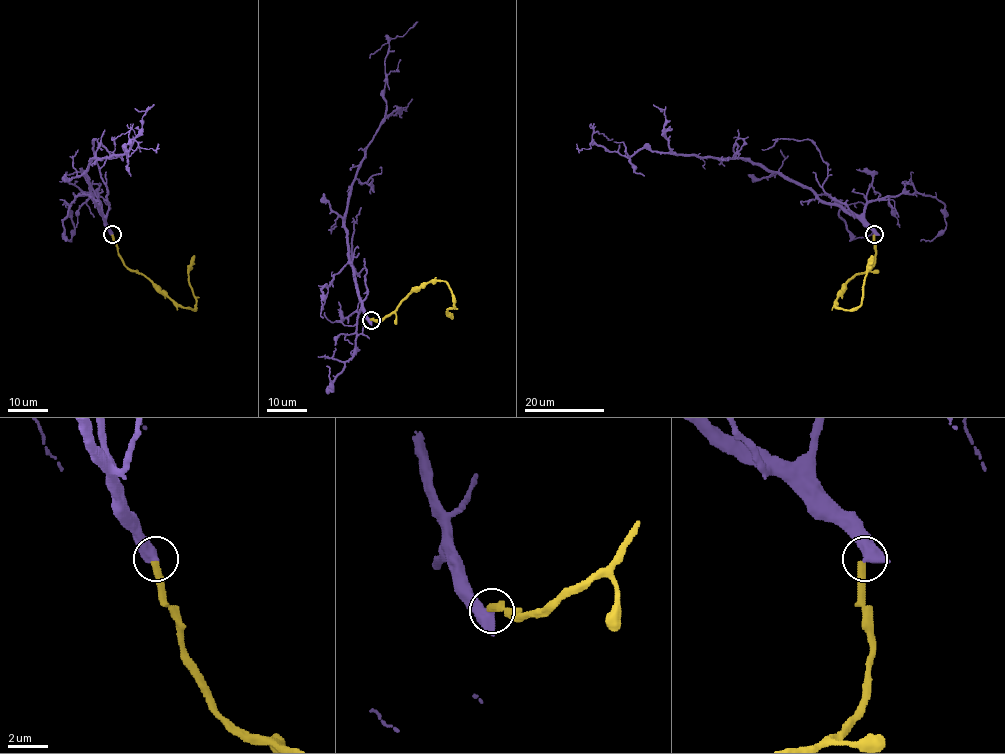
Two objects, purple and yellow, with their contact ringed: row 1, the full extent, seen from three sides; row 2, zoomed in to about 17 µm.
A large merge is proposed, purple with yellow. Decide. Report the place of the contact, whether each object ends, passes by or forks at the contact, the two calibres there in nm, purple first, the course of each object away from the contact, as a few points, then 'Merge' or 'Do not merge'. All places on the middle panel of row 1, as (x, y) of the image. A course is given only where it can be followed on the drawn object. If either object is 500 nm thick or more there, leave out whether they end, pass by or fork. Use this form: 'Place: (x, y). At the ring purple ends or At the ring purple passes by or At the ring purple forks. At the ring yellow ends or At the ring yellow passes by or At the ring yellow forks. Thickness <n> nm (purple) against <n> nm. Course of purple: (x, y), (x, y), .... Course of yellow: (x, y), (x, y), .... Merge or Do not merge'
Place: (371, 320). Thickness 650 nm (purple) against 360 nm. Course of purple: (371, 319), (365, 314), (355, 282), (344, 213), (365, 147), (384, 117), (388, 40), (402, 36), (416, 22). Course of yellow: (371, 319), (382, 319), (412, 291), (429, 281), (446, 283), (455, 306), (446, 311), (453, 318). Do not merge

